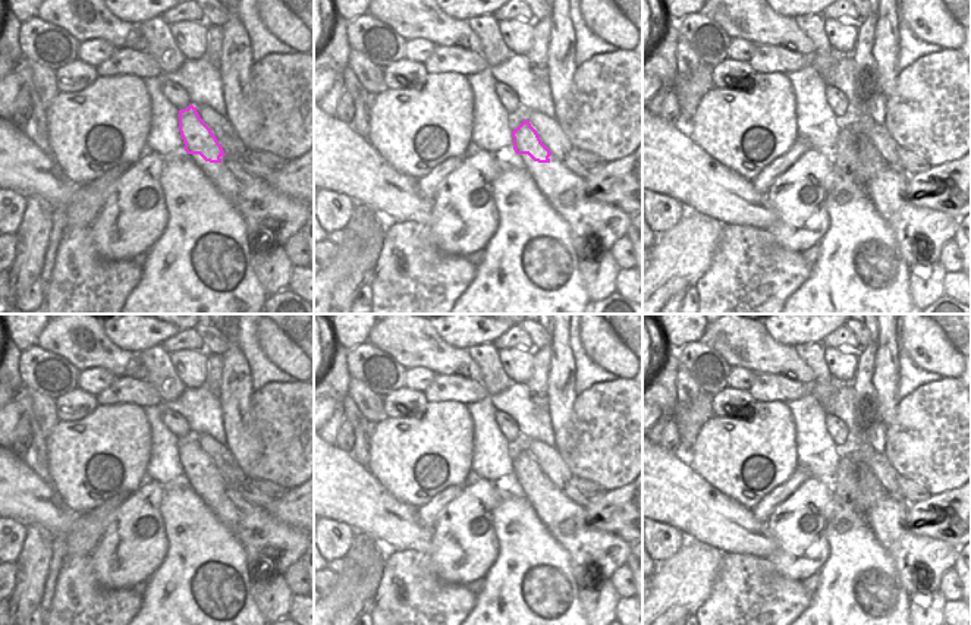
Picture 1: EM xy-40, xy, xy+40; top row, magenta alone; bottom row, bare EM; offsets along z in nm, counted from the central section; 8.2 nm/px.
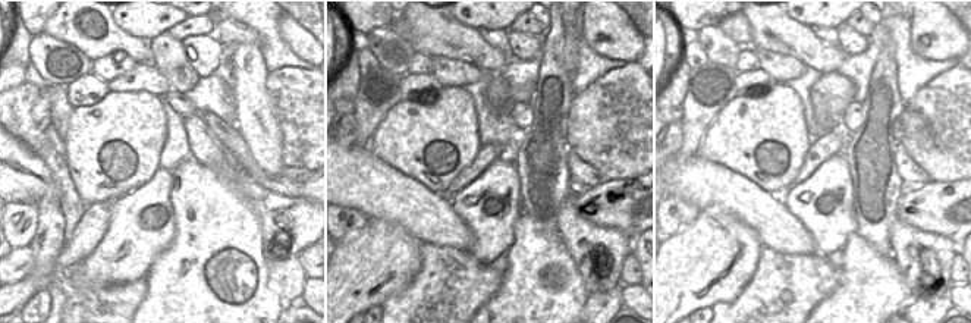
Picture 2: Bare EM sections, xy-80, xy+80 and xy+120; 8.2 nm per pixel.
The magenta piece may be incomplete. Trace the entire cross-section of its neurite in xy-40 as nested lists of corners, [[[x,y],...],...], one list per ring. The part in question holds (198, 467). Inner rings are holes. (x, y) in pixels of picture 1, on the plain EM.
[[[192,433],[179,439],[179,461],[191,489],[243,547],[254,582],[255,568],[263,560],[273,559],[274,572],[282,575],[301,560],[314,536],[279,521],[268,509],[239,496],[224,483]]]

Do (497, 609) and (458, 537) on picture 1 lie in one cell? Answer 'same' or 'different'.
different

